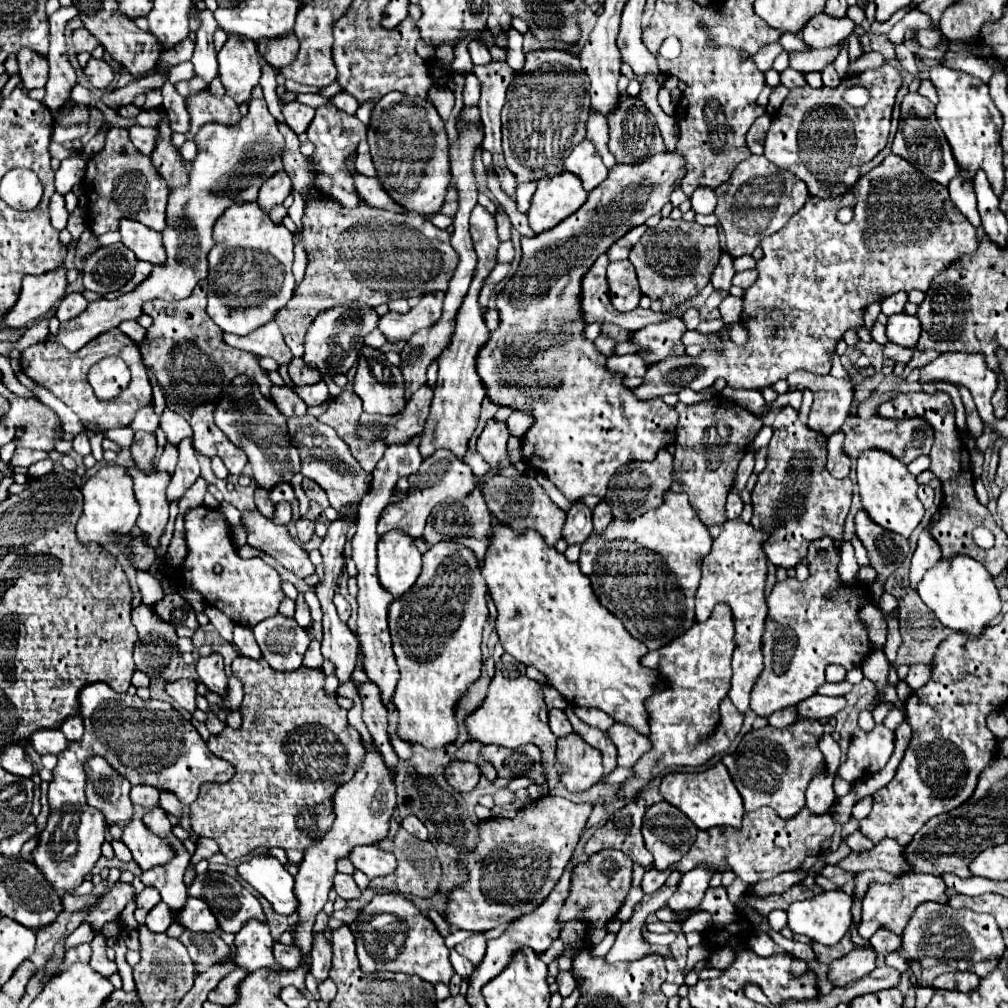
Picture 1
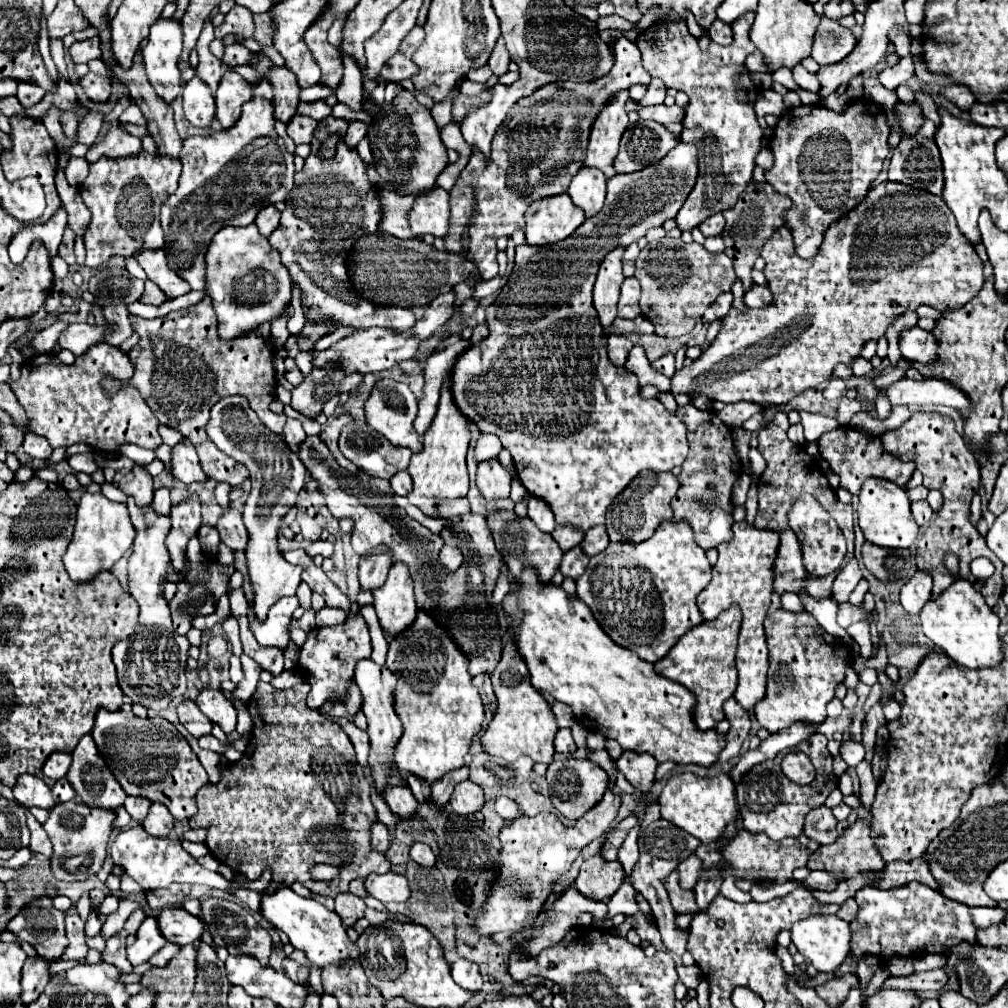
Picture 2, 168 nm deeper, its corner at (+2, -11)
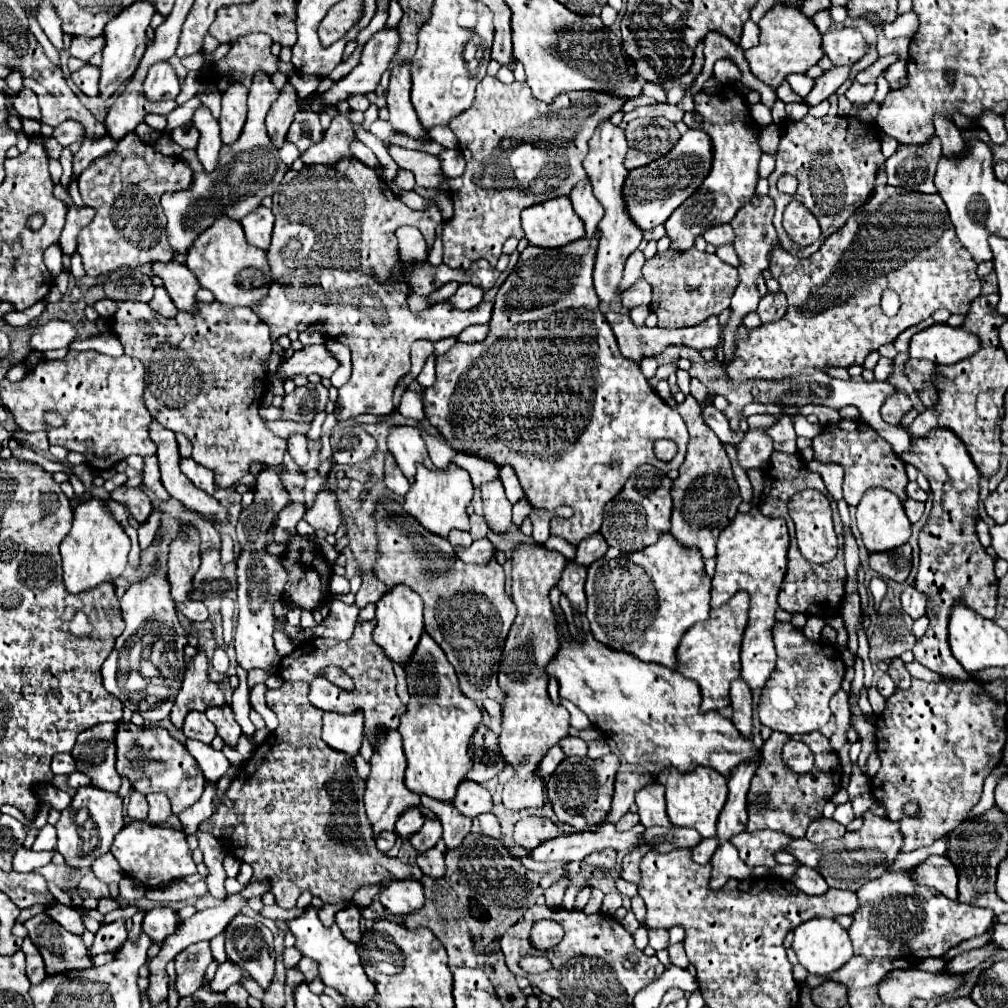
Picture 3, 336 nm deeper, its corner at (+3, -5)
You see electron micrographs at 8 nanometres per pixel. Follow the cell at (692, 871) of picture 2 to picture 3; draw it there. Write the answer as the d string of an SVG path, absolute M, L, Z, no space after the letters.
M712 837L712 839L704 839L700 845L696 845L696 847L692 849L692 857L694 857L694 861L700 863L700 865L708 863L708 861L712 859L716 847L718 847L718 839L716 839L716 837Z

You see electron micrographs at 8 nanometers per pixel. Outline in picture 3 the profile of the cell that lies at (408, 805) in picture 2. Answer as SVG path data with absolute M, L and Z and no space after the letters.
M408 809L406 813L400 815L398 823L396 823L396 833L402 837L402 839L408 839L412 837L414 833L418 833L424 825L424 817L418 809Z

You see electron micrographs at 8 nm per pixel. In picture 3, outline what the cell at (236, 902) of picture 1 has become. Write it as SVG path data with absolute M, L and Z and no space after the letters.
M236 915L224 933L228 957L246 969L262 989L268 989L274 977L272 933L248 915Z

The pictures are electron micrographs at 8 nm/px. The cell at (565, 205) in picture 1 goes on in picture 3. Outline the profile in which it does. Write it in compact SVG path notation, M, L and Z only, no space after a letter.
M556 197L522 211L522 229L530 245L558 249L584 239L584 223L576 217L568 197Z

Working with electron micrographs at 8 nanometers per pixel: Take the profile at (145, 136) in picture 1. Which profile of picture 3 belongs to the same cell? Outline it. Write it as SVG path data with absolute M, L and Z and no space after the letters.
M110 135L102 137L102 139L86 139L80 147L80 151L74 155L74 161L72 161L72 169L74 169L74 175L80 175L96 157L102 157L106 153L110 153L114 147L116 147L118 141L114 141Z

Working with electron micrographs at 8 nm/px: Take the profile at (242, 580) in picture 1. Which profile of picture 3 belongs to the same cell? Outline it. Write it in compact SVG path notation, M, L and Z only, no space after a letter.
M276 621L276 629L274 629L274 641L276 641L276 649L278 649L278 653L284 657L284 655L288 655L288 653L292 653L292 641L290 641L290 637L282 631L282 621Z

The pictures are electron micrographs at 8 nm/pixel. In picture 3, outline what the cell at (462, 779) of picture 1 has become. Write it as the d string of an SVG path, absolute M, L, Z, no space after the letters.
M462 781L454 797L454 807L466 817L478 817L492 811L492 797L486 787L474 781Z

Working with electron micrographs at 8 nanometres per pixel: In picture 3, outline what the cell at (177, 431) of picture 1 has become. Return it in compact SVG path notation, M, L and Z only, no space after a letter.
M182 459L180 469L198 489L204 489L208 495L214 495L214 477L210 469L200 467L194 459Z

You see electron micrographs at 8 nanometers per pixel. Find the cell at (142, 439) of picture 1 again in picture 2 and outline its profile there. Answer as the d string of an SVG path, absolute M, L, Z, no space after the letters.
M135 465L117 485L127 495L133 495L137 505L149 505L153 501L153 477L143 465Z

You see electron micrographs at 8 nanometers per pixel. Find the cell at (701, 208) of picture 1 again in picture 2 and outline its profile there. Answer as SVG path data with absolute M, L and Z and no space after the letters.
M717 213L717 215L711 215L709 219L705 219L705 223L701 223L699 229L705 237L709 237L709 235L721 235L723 227L725 227L725 219L721 213Z

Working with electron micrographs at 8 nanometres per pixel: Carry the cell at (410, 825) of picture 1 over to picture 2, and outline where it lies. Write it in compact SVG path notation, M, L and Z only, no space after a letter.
M417 841L417 843L411 845L409 855L411 855L411 859L413 859L415 863L419 863L419 865L435 865L435 855L433 855L433 851L431 851L425 843L421 843L421 841Z

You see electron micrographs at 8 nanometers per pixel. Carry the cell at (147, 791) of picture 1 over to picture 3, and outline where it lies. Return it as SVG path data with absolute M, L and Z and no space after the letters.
M134 791L132 797L130 797L130 803L128 803L126 811L128 811L128 817L132 817L132 819L136 819L136 821L146 821L146 817L148 817L146 797L144 797L142 793L136 793L136 791Z

